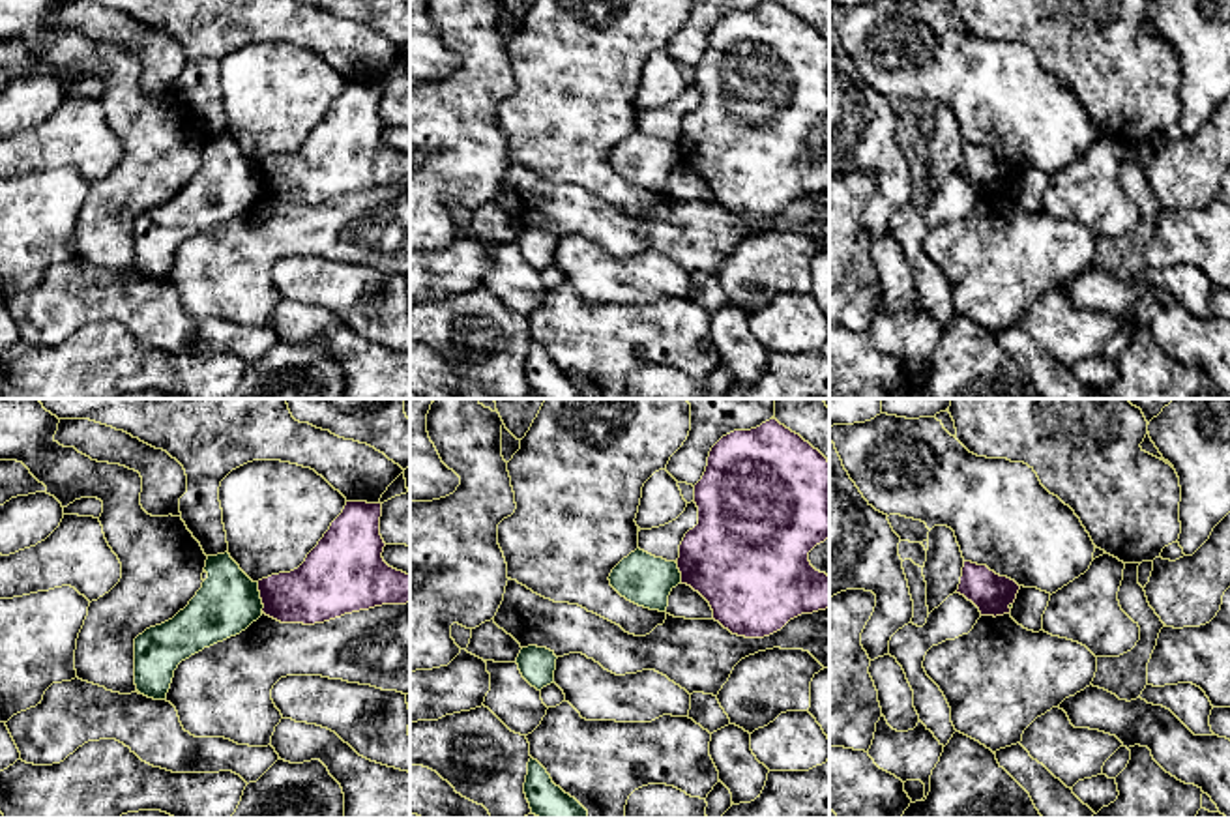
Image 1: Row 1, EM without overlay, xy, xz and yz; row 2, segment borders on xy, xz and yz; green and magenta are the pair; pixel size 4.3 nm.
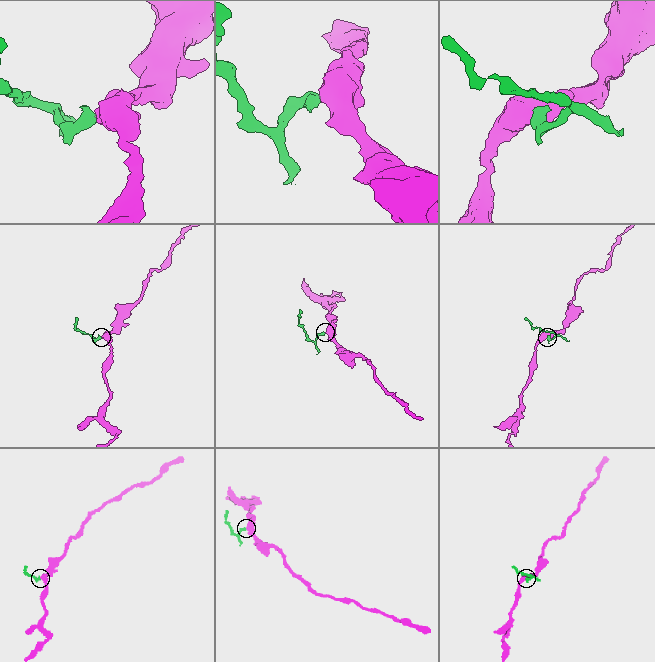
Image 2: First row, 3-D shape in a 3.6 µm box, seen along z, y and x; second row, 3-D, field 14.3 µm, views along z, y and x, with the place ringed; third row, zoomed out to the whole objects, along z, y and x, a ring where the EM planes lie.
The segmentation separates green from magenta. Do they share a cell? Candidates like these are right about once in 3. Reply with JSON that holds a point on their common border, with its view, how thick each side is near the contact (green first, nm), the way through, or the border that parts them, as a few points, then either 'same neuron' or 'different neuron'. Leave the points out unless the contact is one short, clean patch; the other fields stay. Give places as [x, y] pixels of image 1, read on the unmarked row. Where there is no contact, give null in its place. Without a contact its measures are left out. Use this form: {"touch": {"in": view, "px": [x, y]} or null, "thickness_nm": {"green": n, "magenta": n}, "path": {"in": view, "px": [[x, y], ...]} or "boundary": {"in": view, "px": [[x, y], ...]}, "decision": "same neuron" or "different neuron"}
{"touch": {"in": "xy", "px": [259, 178]}, "thickness_nm": {"green": 280, "magenta": 260}, "boundary": {"in": "xy", "px": [[257, 163], [263, 191]]}, "decision": "different neuron"}

